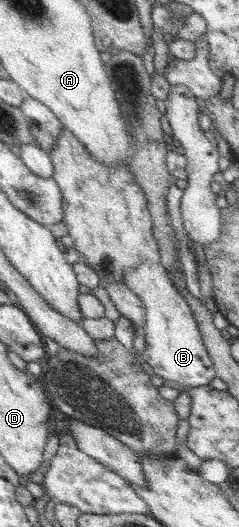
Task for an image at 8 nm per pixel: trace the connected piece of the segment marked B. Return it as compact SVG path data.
M143 261L136 269L129 269L125 273L124 285L144 304L146 347L141 359L153 375L185 387L208 386L215 377L213 363L204 347L191 307L173 284L167 269L161 263Z

